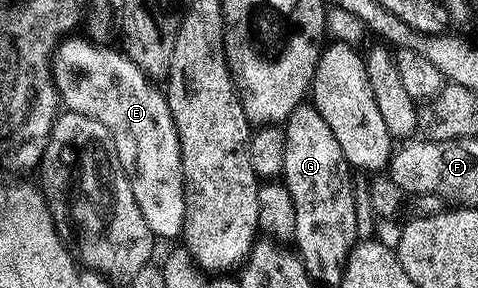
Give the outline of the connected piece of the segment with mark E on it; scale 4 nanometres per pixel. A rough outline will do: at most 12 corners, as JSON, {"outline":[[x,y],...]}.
{"outline":[[65,40],[52,79],[102,123],[153,238],[186,211],[167,96],[123,52]]}

